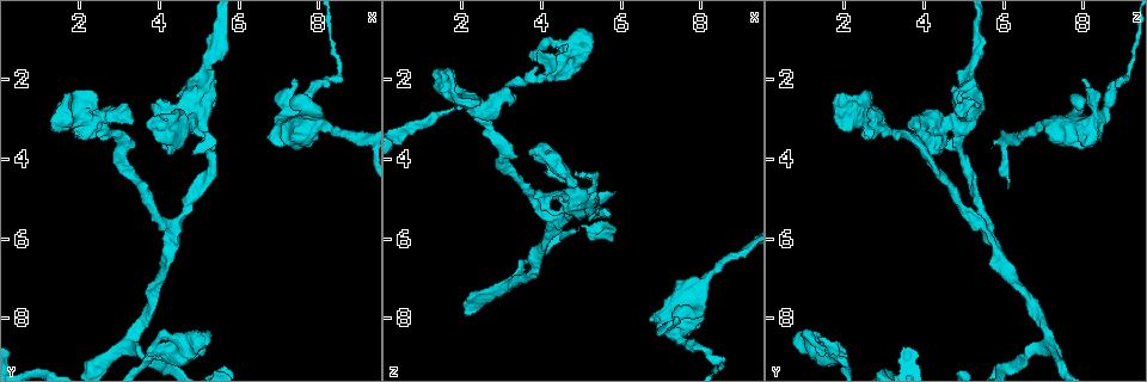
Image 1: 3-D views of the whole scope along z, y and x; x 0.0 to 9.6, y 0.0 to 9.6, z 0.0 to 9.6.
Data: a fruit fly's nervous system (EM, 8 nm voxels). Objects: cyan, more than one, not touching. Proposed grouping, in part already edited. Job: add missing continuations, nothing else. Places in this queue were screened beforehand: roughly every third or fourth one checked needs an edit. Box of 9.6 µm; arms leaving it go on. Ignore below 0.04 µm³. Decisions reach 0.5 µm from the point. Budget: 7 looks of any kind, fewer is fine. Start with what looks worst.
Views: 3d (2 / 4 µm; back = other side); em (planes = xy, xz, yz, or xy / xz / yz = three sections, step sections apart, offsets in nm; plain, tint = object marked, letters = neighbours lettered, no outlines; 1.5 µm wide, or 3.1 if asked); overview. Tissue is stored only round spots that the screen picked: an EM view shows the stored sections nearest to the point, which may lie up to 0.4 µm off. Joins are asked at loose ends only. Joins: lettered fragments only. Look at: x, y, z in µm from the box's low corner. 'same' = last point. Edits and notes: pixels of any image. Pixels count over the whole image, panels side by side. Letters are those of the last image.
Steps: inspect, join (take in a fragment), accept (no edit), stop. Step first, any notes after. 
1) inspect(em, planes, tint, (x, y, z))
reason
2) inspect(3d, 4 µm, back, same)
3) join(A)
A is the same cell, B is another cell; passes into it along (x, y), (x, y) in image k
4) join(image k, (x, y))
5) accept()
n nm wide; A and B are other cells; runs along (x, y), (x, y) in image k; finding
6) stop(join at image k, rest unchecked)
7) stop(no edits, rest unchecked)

inspect(em, xz, step 4, letters, (7.45, 2.00, 8.10))

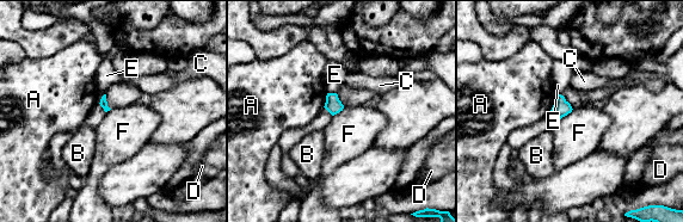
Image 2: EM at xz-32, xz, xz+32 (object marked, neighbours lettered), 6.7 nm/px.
inspect(em, planes, letters, same)
cut it another way

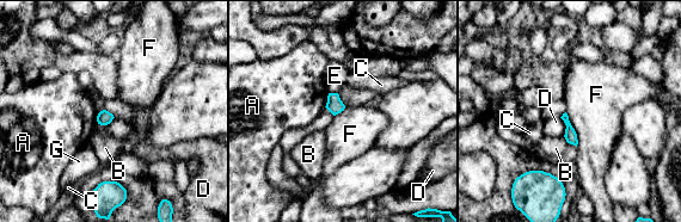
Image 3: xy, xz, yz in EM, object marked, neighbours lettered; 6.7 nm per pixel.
accept()
A, B, C, D, E, F and G are other cells; border along (565, 112), (576, 134), (577, 146) in image 3; no lettered fragment goes on from it

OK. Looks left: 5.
inspect(3d, 4 µm, (4.35, 3.65, 4.50))
free end

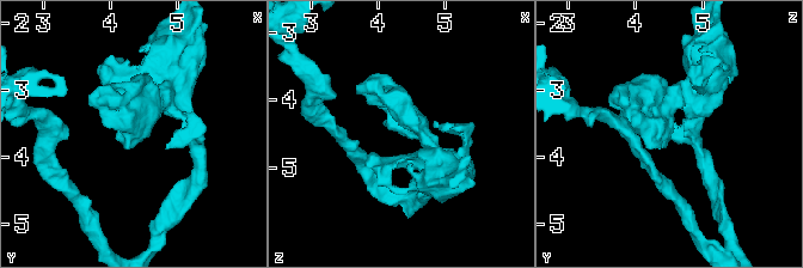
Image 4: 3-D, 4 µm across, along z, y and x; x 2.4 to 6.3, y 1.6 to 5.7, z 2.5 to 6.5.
inspect(em, yz, step 8, plain, (4.40, 3.65, 4.55))
now the EM

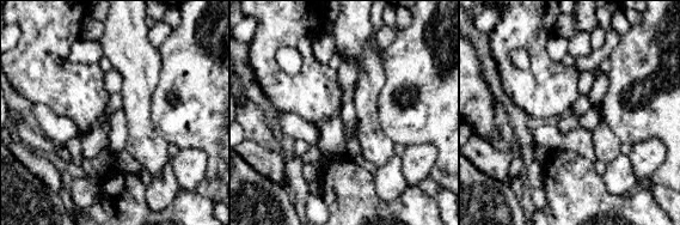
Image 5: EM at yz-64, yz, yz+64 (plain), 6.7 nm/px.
inspect(em, yz, step 8, letters, same)
what lies round it

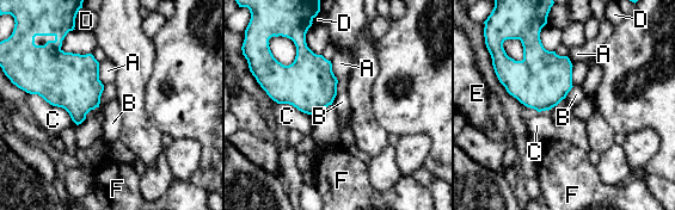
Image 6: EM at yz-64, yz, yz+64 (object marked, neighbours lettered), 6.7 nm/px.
accept()
C touches over 400 nm; A, B, C, D, E and F are other cells; border along (574, 86), (564, 98) in image 6; no lettered fragment goes on from it

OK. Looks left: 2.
inspect(em, xz, step 8, letters, (1.85, 2.25, 2.50))
free end

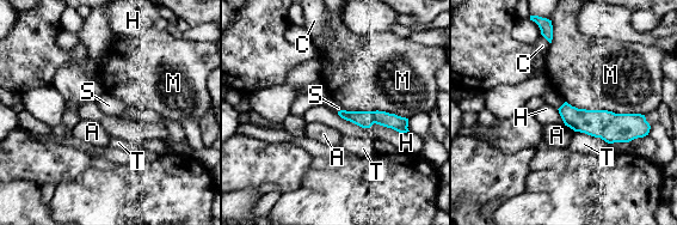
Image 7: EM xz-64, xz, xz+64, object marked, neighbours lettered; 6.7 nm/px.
inspect(em, planes, letters, same)
cut it another way

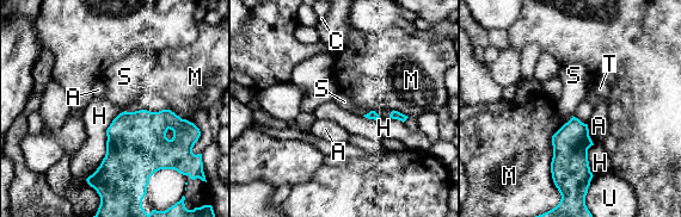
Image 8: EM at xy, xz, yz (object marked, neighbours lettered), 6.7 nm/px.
accept()
H touches over 500 nm; A, C, H, M, S, T and U are other cells; border along (122, 112), (85, 179) in image 8; no lettered fragment goes on from it

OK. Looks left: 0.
stop(no edits, rest unchecked)

